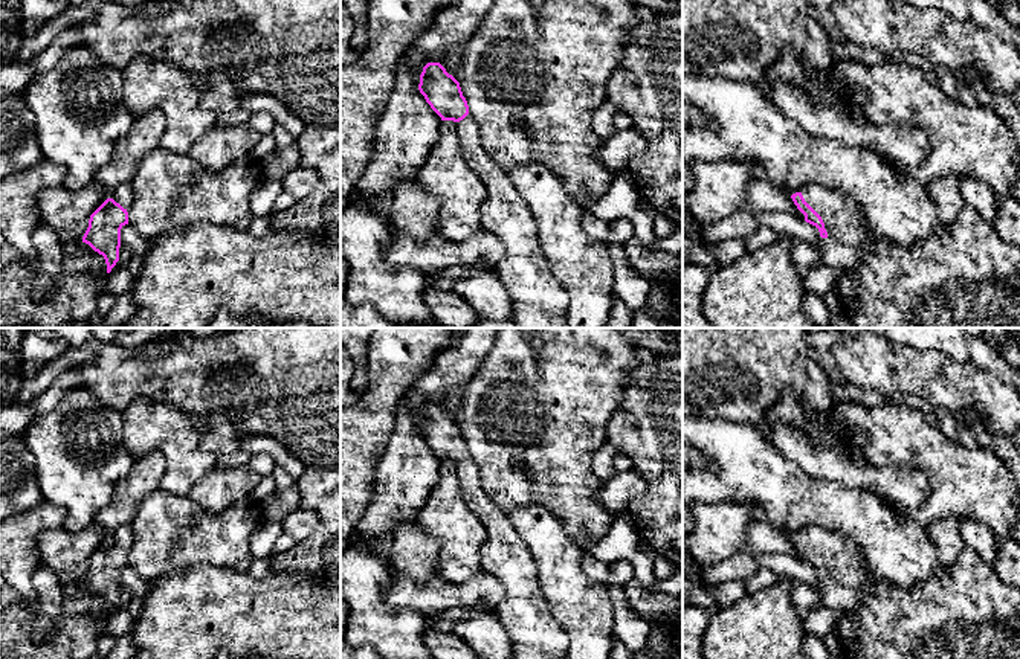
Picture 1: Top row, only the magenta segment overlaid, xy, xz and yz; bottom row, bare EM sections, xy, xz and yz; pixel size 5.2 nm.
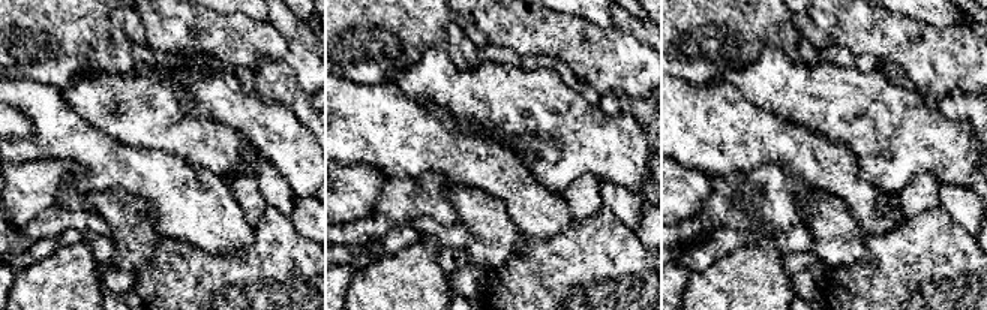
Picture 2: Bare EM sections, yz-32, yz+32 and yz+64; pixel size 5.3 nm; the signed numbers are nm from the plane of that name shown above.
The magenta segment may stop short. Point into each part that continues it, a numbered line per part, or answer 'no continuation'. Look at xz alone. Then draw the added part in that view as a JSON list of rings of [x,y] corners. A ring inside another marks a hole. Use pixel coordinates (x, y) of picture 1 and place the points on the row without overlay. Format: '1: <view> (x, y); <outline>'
1: xz (524, 612); [[[470,456],[457,464],[457,477],[466,506],[487,531],[481,571],[496,577],[505,590],[493,613],[510,635],[512,659],[566,659],[568,635],[548,607],[528,546],[508,514],[483,491]]]

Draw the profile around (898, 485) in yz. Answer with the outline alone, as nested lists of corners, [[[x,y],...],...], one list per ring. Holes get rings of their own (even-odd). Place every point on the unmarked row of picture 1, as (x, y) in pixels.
[[[785,424],[762,432],[783,458],[817,481],[870,491],[889,505],[905,510],[921,508],[930,496],[930,479],[922,470],[904,465],[870,467],[854,445],[818,447],[806,432]]]

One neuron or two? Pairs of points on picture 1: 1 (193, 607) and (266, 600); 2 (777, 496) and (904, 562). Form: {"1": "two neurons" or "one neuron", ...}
{"1": "one neuron", "2": "one neuron"}

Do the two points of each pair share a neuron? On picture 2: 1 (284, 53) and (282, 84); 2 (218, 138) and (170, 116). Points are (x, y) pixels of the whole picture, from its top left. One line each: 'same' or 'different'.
1: different
2: same

